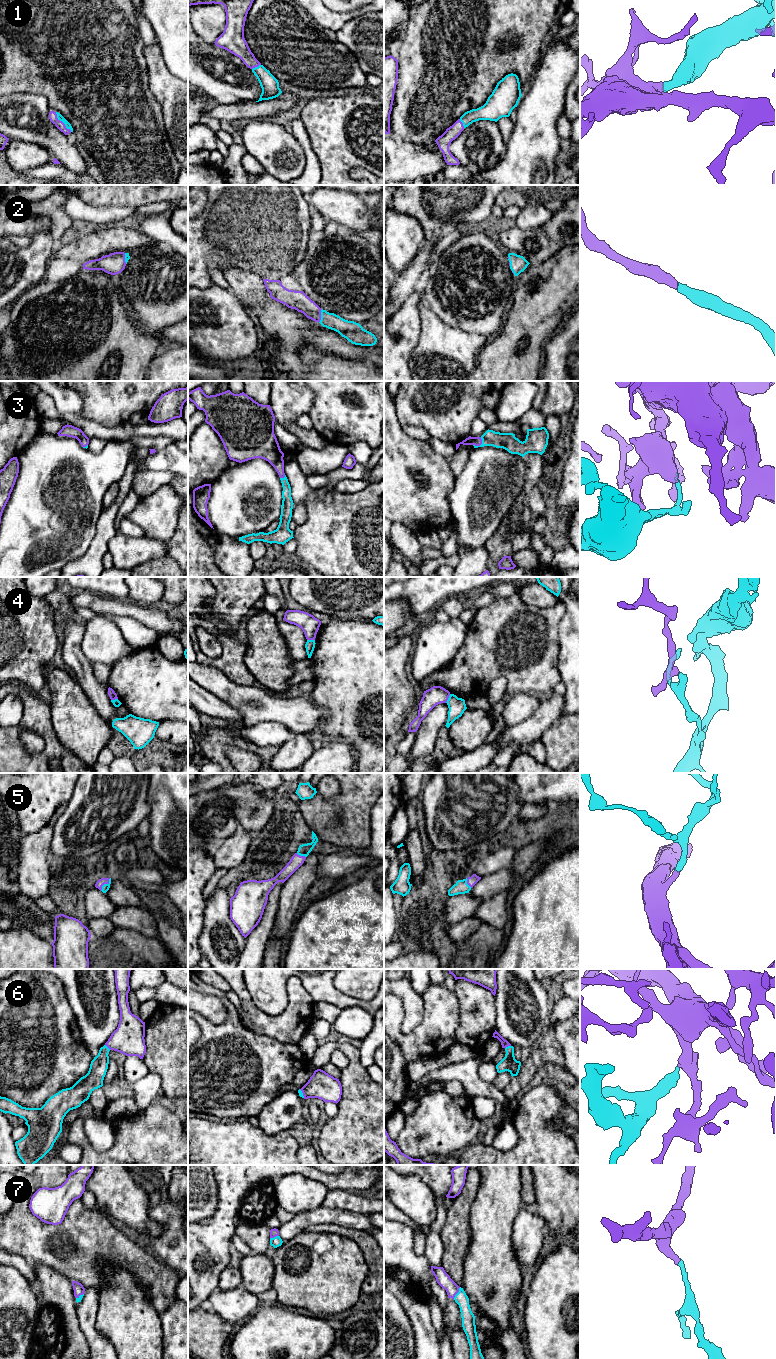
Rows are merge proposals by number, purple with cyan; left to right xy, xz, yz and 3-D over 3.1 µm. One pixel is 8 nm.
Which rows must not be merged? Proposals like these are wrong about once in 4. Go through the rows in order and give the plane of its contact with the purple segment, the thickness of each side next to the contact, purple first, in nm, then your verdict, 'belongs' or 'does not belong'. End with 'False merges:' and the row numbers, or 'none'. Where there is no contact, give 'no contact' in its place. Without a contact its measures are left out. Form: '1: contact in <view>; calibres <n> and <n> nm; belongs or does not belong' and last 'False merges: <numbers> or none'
1: contact in xy; calibres 70 and 50 nm; belongs
2: contact in xz; calibres 160 and 140 nm; belongs
3: contact in yz; calibres 80 and 140 nm; belongs
4: contact in yz; calibres 150 and 140 nm; does not belong
5: contact in xy; calibres 60 and 60 nm; belongs
6: contact in yz; calibres 60 and 120 nm; belongs
7: contact in yz; calibres 110 and 110 nm; belongs
False merges: 4

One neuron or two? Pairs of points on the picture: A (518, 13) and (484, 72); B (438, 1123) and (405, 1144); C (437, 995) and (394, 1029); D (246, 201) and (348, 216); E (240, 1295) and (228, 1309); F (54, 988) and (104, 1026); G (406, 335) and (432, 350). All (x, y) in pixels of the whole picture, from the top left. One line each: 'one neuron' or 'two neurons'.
A: one neuron
B: one neuron
C: one neuron
D: two neurons
E: one neuron
F: two neurons
G: two neurons

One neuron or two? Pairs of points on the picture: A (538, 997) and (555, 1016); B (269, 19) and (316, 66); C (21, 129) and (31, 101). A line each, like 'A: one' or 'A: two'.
A: two
B: one
C: one

